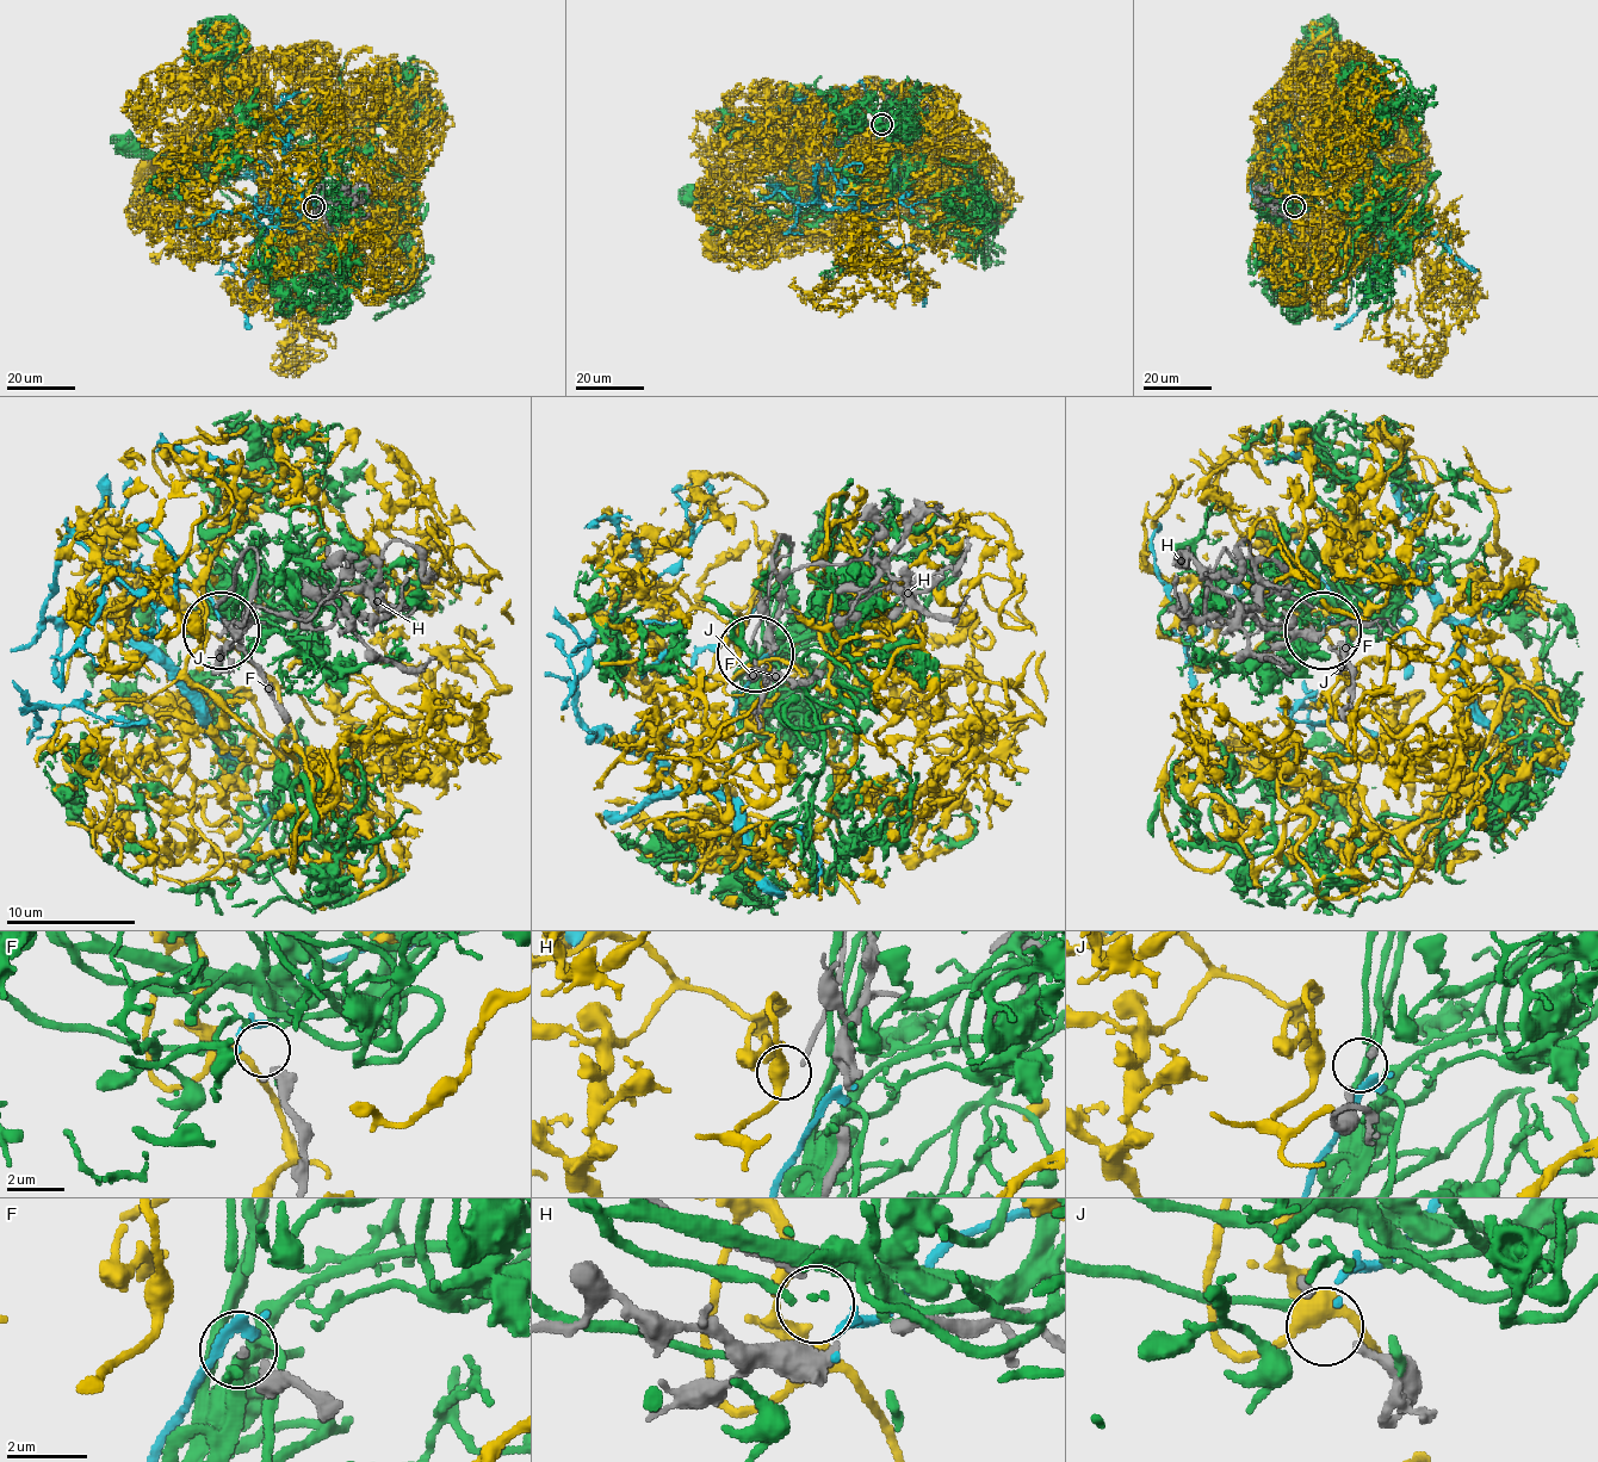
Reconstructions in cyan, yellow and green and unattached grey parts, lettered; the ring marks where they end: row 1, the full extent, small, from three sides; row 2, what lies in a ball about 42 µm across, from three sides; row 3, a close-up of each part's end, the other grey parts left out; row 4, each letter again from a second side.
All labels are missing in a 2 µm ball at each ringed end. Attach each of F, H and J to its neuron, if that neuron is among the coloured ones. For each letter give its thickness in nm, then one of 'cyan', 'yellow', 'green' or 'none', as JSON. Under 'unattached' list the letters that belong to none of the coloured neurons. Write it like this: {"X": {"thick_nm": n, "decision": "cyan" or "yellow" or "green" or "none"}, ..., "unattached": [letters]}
{"F": {"thick_nm": 160, "decision": "cyan"}, "H": {"thick_nm": 170, "decision": "yellow"}, "J": {"thick_nm": 180, "decision": "green"}, "unattached": []}

